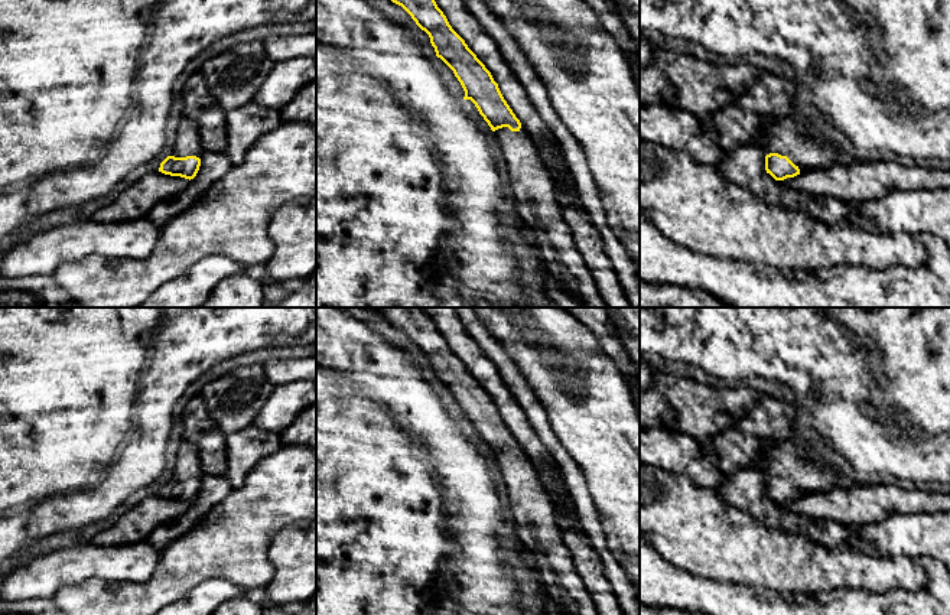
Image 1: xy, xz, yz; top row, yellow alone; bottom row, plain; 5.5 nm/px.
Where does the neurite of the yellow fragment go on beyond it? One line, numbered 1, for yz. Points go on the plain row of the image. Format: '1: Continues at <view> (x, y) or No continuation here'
1: Continues at yz (783, 459)

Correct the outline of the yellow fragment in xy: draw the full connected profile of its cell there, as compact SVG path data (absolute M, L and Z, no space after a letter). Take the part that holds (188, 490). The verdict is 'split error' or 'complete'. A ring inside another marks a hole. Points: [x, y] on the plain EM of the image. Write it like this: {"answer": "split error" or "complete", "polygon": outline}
{"answer": "split error", "polygon": "M182 440L172 476L160 487L159 495L170 500L193 502L205 476L196 446L191 440Z"}

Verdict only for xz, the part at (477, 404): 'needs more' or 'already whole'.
needs more

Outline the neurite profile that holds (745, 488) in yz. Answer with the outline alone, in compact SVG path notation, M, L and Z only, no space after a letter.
M755 468L736 469L715 491L735 508L754 515L770 528L803 534L827 549L859 546L859 525L830 524L788 511L765 494L765 479Z

